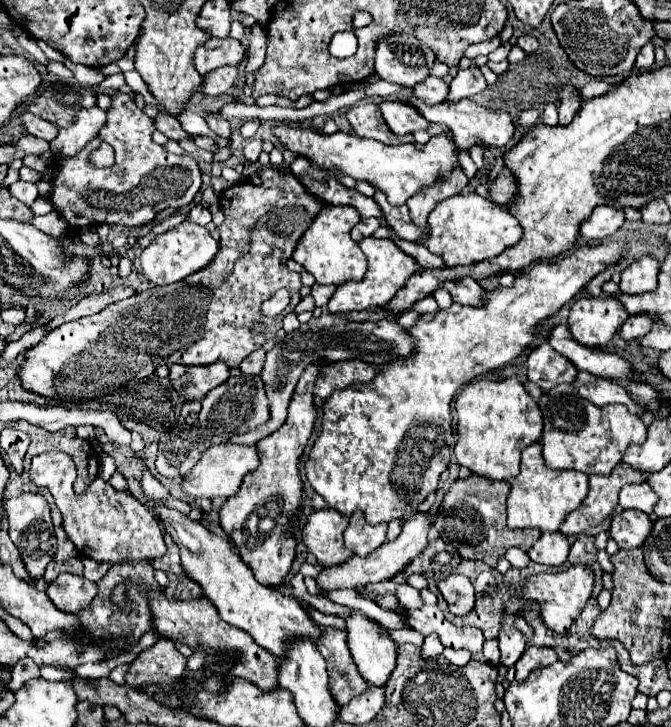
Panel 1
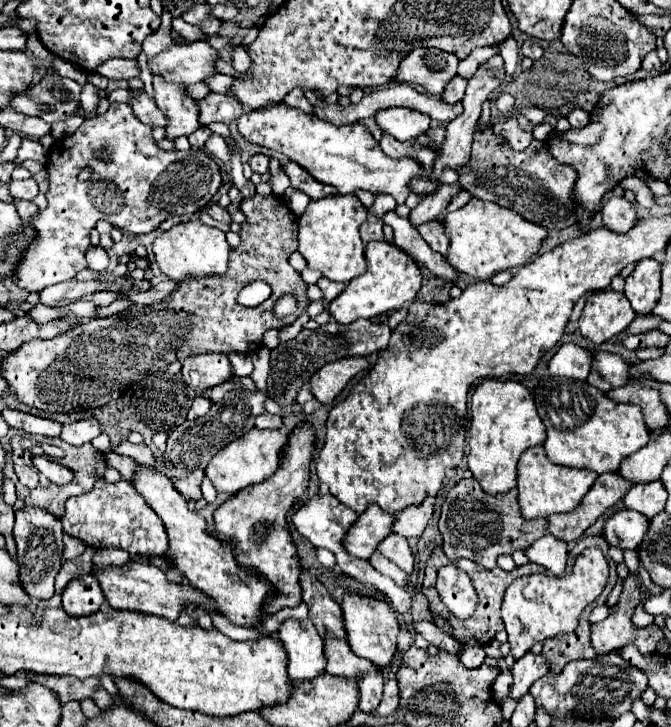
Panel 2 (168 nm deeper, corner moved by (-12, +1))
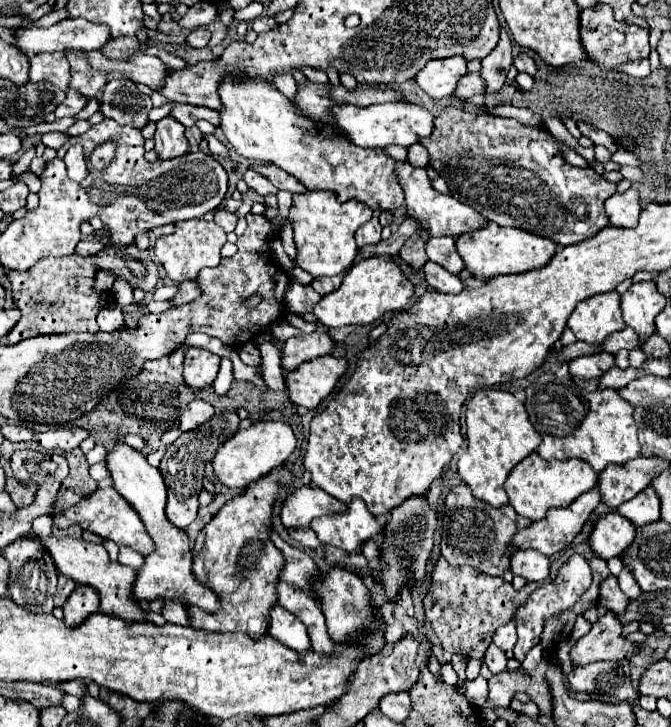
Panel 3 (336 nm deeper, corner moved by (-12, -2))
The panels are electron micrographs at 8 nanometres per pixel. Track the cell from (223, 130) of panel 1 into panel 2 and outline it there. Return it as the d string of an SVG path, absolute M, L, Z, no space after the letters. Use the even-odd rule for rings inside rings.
M208 94L204 100L198 100L200 104L200 124L208 126L212 122L232 124L246 112L246 108L232 96L232 94Z

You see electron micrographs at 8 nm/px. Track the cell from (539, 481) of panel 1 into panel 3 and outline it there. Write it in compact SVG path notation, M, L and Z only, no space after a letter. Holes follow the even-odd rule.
M538 453L528 455L522 459L508 475L504 483L504 491L508 493L510 505L516 509L518 515L528 517L530 521L544 519L548 509L552 507L568 507L576 497L596 487L596 473L588 463L582 459L568 459L568 461L544 461Z

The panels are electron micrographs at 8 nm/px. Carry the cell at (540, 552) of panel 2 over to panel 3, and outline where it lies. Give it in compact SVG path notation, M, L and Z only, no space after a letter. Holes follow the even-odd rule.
M526 549L512 555L510 571L518 577L522 577L526 583L544 581L550 571L550 559L544 557L540 551Z

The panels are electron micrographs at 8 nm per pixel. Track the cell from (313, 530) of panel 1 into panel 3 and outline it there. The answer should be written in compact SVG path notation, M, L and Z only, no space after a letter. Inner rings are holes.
M304 485L294 489L286 499L282 501L282 511L280 519L284 527L302 527L306 529L312 519L320 515L330 515L330 513L340 513L344 511L346 505L340 503L338 499L330 497L316 485Z

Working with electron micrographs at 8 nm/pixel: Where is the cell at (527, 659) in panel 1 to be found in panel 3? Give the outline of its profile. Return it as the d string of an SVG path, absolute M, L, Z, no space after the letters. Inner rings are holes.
M502 671L488 679L488 703L492 707L508 707L510 699L518 691L526 691L530 677L522 671Z

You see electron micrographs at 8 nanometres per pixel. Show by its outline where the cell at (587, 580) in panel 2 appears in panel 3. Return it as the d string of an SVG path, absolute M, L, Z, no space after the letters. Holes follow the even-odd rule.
M574 553L558 571L556 579L548 581L546 585L538 587L530 597L528 601L516 611L514 619L516 619L516 631L518 631L518 643L514 645L514 657L518 661L524 661L524 655L540 643L540 635L542 635L542 627L544 627L544 621L554 617L554 615L560 615L562 611L566 611L568 607L572 607L576 603L576 599L590 587L592 583L592 569L588 567L588 561Z

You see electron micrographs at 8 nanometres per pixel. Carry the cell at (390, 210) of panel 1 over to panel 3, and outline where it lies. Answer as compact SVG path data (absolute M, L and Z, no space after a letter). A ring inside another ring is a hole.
M436 237L426 243L428 259L442 265L446 271L458 275L464 269L464 261L456 251L456 241L452 237Z

